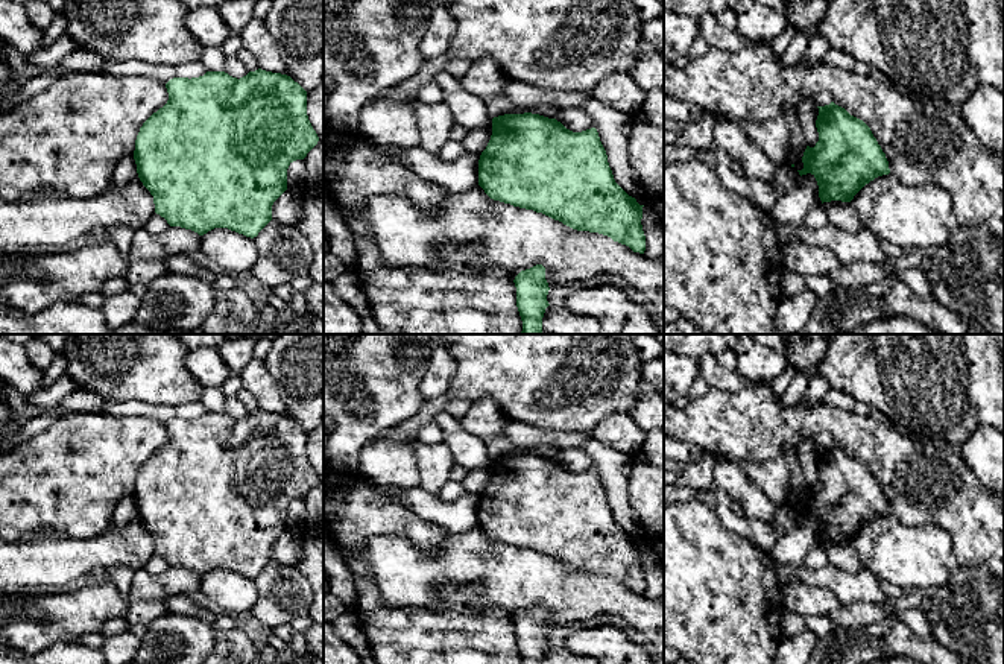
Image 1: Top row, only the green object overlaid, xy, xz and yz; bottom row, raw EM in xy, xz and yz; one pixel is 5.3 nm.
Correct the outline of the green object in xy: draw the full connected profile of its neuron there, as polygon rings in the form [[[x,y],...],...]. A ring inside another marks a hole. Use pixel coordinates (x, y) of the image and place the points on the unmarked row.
[[[261,409],[240,419],[225,412],[207,412],[191,419],[173,418],[166,428],[167,444],[143,463],[134,491],[138,518],[153,536],[155,553],[170,567],[199,576],[228,568],[257,577],[272,561],[273,542],[287,530],[289,506],[304,500],[319,482],[307,456],[307,432],[290,416]]]

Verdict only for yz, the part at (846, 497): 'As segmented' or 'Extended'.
As segmented

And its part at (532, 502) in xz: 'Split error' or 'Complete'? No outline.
Complete

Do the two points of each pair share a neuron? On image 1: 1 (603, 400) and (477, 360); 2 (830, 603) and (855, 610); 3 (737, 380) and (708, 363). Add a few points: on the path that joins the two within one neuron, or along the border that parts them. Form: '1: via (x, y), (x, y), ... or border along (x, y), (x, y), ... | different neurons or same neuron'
1: via (571, 368), (564, 360), (509, 360) | same neuron
2: via (836, 610), (839, 613), (849, 613) | same neuron
3: via (729, 380), (725, 380), (716, 371) | same neuron

